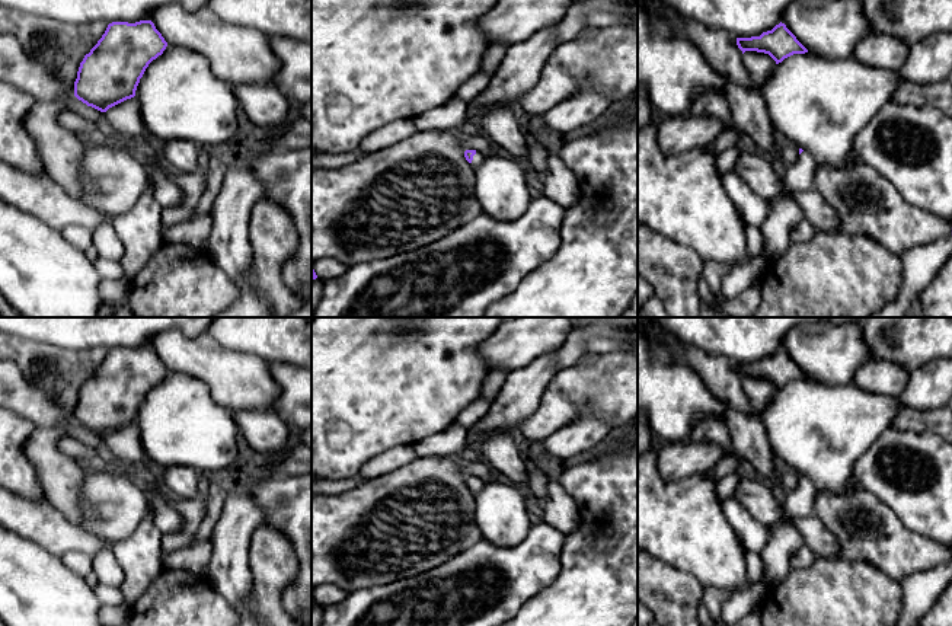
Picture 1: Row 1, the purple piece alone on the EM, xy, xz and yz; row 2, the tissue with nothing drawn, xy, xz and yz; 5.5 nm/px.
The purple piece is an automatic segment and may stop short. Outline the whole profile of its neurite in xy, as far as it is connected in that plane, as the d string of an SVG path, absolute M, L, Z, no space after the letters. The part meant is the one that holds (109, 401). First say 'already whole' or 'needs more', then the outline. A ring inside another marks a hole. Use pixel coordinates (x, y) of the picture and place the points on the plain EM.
already whole; M151 346L109 349L80 389L74 422L100 438L134 424L146 395L166 373Z

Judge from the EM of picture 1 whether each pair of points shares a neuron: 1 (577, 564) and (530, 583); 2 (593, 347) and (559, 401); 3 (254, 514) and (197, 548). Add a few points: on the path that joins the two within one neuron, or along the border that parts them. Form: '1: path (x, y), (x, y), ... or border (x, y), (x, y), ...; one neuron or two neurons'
1: border (565, 536), (561, 545), (561, 574), (537, 593); two neurons
2: border (622, 348), (594, 354); two neurons
3: border (210, 539), (211, 559), (205, 574); two neurons

